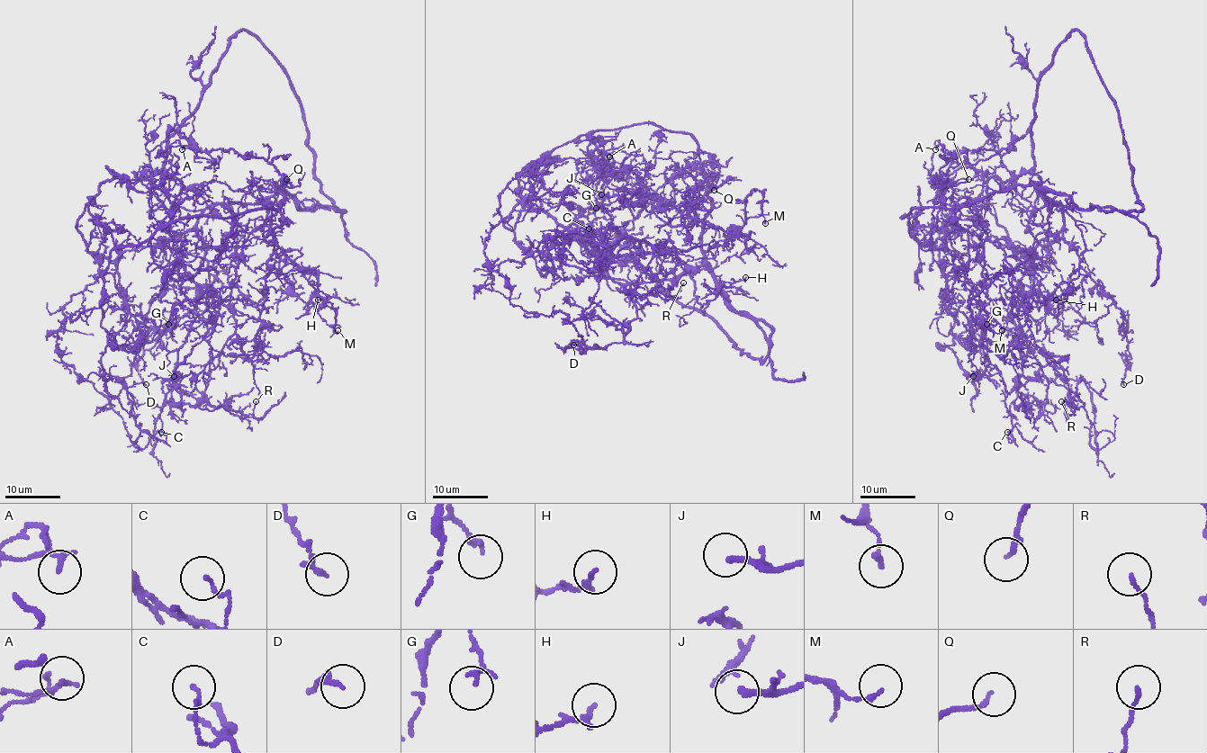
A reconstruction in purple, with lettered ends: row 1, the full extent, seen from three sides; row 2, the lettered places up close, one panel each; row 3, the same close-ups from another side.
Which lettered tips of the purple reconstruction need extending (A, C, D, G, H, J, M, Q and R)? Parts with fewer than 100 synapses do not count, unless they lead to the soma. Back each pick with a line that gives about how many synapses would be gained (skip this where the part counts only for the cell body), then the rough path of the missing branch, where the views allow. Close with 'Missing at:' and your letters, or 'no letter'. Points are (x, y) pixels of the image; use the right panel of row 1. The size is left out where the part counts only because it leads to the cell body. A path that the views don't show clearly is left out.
Missing at: no letter

